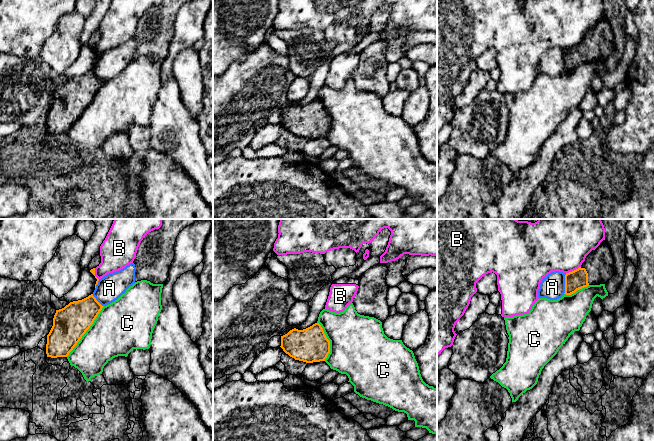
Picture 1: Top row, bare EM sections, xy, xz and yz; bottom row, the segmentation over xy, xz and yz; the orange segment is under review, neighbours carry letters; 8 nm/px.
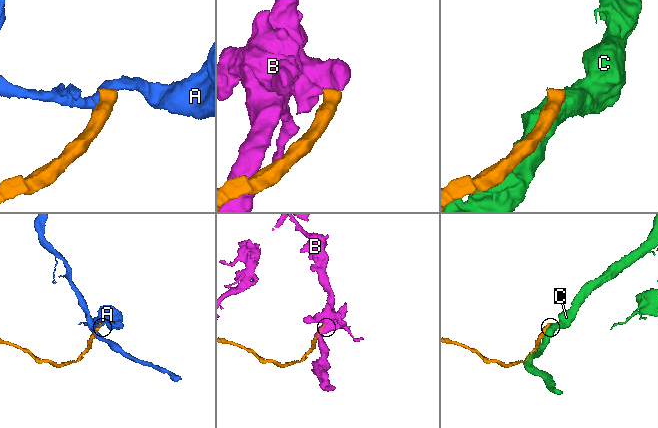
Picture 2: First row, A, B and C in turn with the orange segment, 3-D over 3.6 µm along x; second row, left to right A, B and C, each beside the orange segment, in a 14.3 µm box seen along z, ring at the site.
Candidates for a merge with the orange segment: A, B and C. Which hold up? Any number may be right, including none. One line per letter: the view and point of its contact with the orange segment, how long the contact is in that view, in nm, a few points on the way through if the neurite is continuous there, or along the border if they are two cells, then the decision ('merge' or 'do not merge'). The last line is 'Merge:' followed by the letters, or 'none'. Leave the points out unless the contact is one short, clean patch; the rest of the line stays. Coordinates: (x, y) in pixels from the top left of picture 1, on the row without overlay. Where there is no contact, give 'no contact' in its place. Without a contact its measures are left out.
A: contact yz (565, 59); length 170 nm; border yz (566, 49), (565, 67), (563, 69); do not merge
B: contact yz (574, 46); length 130 nm; border yz (580, 42), (566, 49); do not merge
C: contact xy (86, 106); length 500 nm; merge
Merge: C

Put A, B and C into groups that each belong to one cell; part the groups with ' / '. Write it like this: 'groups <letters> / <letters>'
groups A / B / C

